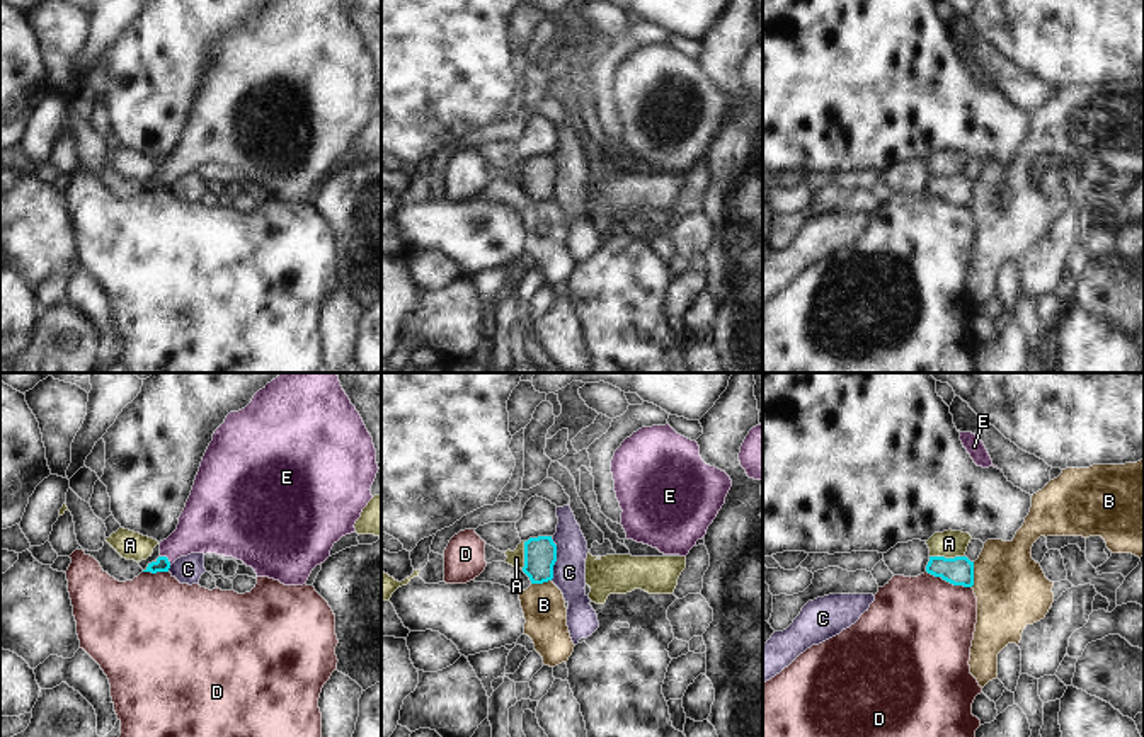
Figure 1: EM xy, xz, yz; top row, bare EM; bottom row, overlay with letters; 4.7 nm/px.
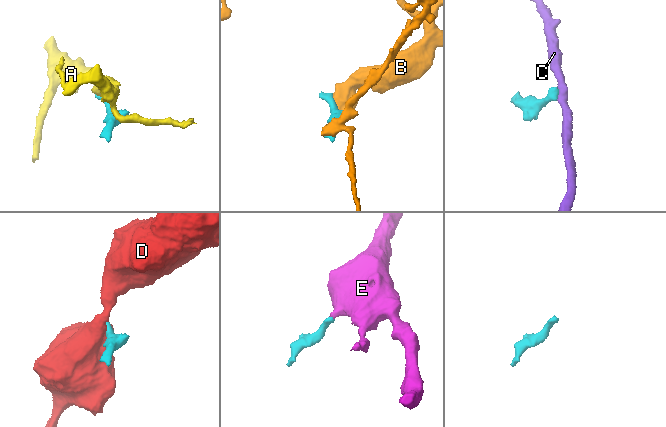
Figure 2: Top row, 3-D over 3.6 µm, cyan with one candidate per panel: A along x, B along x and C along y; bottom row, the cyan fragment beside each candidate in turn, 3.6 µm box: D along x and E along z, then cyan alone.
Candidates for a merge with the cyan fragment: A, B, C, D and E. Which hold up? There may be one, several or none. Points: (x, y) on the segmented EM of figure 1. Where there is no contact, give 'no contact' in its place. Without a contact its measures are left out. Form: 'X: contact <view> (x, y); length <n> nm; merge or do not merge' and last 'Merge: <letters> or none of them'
A: contact yz (947, 559); length 160 nm; do not merge
B: contact yz (972, 574); length 120 nm; do not merge
C: contact xz (555, 560); length 190 nm; do not merge
D: contact yz (949, 581); length 240 nm; do not merge
E: contact xy (167, 559); length 70 nm; merge
Merge: E

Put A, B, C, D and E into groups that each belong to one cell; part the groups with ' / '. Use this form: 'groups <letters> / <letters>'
groups A / B / C / D / E

